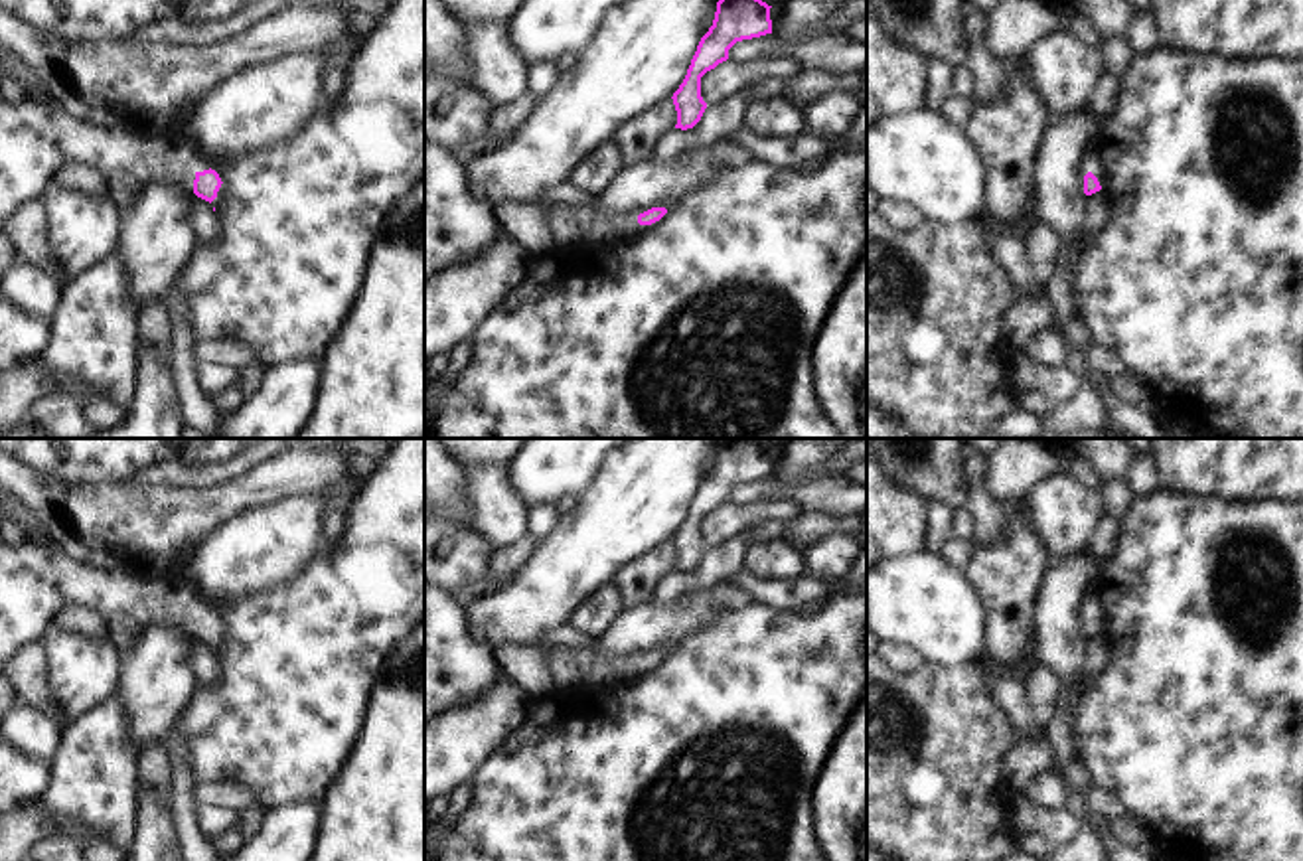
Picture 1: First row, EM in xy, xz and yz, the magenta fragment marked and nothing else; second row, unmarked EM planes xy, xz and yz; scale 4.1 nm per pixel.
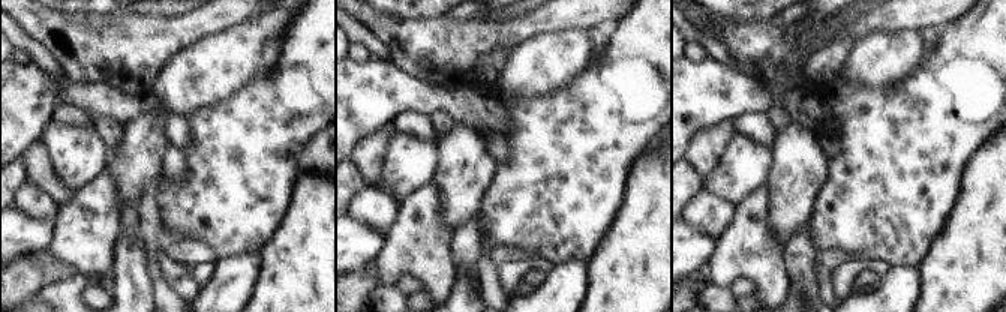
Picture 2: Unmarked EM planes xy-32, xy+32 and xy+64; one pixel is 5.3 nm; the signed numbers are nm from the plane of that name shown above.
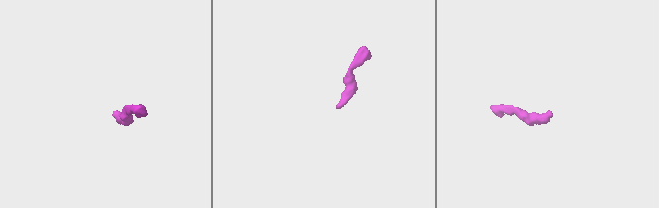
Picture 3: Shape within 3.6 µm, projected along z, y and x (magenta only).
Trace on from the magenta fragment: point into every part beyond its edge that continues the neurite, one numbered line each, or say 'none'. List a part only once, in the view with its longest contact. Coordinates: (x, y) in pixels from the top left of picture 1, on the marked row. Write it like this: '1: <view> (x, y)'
1: xy (34, 139).

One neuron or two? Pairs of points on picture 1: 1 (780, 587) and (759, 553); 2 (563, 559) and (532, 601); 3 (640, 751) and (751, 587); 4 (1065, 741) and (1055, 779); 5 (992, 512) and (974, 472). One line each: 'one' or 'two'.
1: two
2: one
3: two
4: one
5: one

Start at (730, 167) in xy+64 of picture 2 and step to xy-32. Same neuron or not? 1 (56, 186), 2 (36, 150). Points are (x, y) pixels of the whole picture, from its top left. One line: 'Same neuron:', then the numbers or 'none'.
Same neuron: none

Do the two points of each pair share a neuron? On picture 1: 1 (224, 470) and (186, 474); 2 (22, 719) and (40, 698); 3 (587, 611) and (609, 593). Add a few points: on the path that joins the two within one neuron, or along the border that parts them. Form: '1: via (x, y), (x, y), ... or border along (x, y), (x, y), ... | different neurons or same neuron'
1: via (214, 474), (196, 474) | same neuron
2: border along (20, 702), (44, 711), (60, 729) | different neurons
3: via (593, 609), (603, 599) | same neuron

